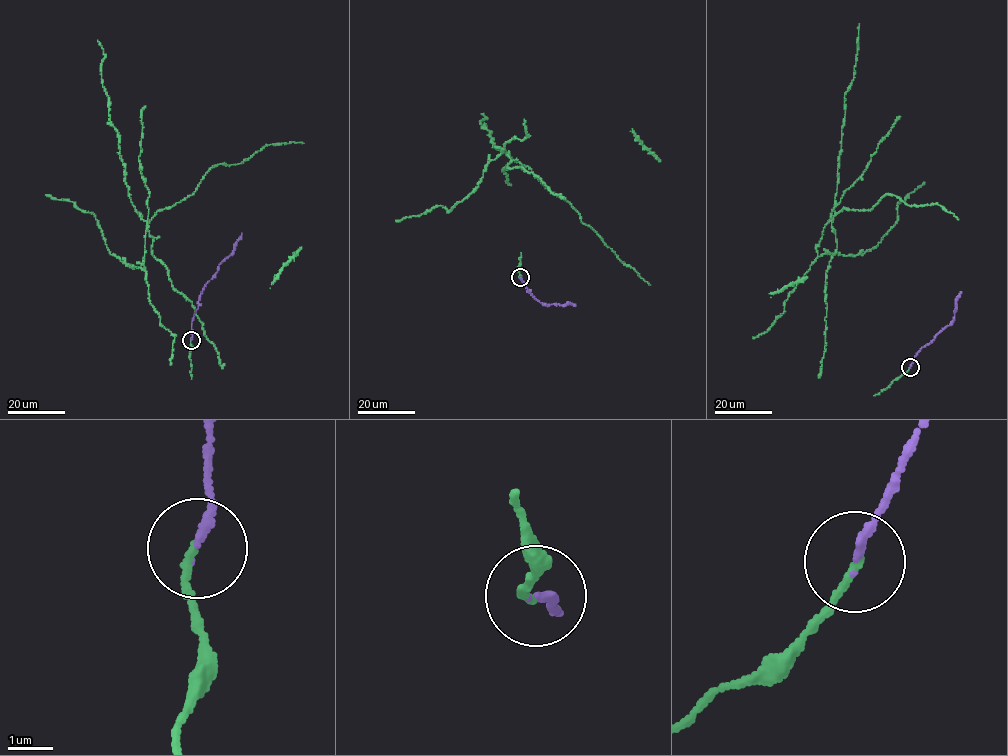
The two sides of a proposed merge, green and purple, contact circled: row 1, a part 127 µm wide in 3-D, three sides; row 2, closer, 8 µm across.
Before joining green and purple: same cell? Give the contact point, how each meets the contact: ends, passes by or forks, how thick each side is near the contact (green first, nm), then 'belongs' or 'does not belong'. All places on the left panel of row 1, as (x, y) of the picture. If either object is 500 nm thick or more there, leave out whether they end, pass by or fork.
place (191, 340); green ends; purple ends; calibres 160 and 180 nm; belongs

